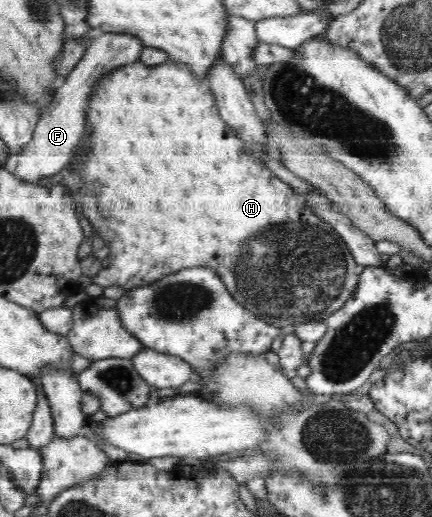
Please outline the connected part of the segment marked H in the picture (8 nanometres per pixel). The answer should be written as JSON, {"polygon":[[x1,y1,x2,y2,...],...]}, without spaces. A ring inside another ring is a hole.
{"polygon":[[136,61,105,73,93,84,91,93,85,111,85,131,82,133,82,141,78,144,78,149,74,151,74,157,69,161,69,167,52,177,44,177,44,183,54,183,54,177,58,177,62,184,68,183,68,187,72,190,70,195,75,198,80,213,89,219,93,230,98,232,102,240,109,245,109,254,101,261,101,270,98,275,90,279,90,283,96,283,104,288,120,285,126,290,131,290,162,279,165,275,180,271,181,268,206,265,218,271,218,276,228,288,228,292,232,294,232,298,239,300,258,319,280,329,288,325,296,327,307,321,326,321,331,313,346,303,356,289,357,280,365,265,356,263,337,232,310,209,306,196,299,194,291,185,269,171,262,162,248,154,249,145,238,139,222,120,207,78,199,78,190,66,182,62,168,61,147,66]]}

